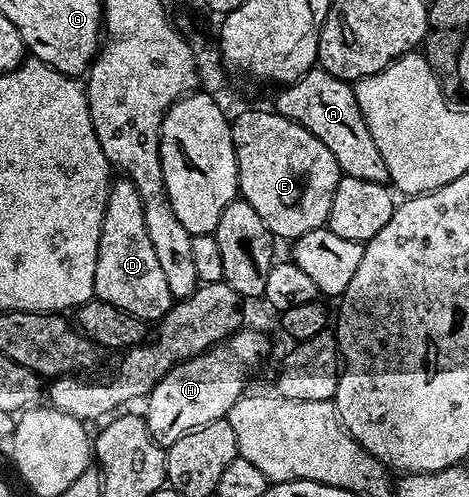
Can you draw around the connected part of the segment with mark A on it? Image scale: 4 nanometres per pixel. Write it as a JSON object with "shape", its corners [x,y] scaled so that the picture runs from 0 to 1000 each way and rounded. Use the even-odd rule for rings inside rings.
{"shape":[[[672,135],[635,161],[616,165],[593,187],[591,225],[642,243],[716,312],[721,332],[740,356],[829,366],[832,346],[789,276],[789,258],[774,239],[753,177],[684,135]]]}

